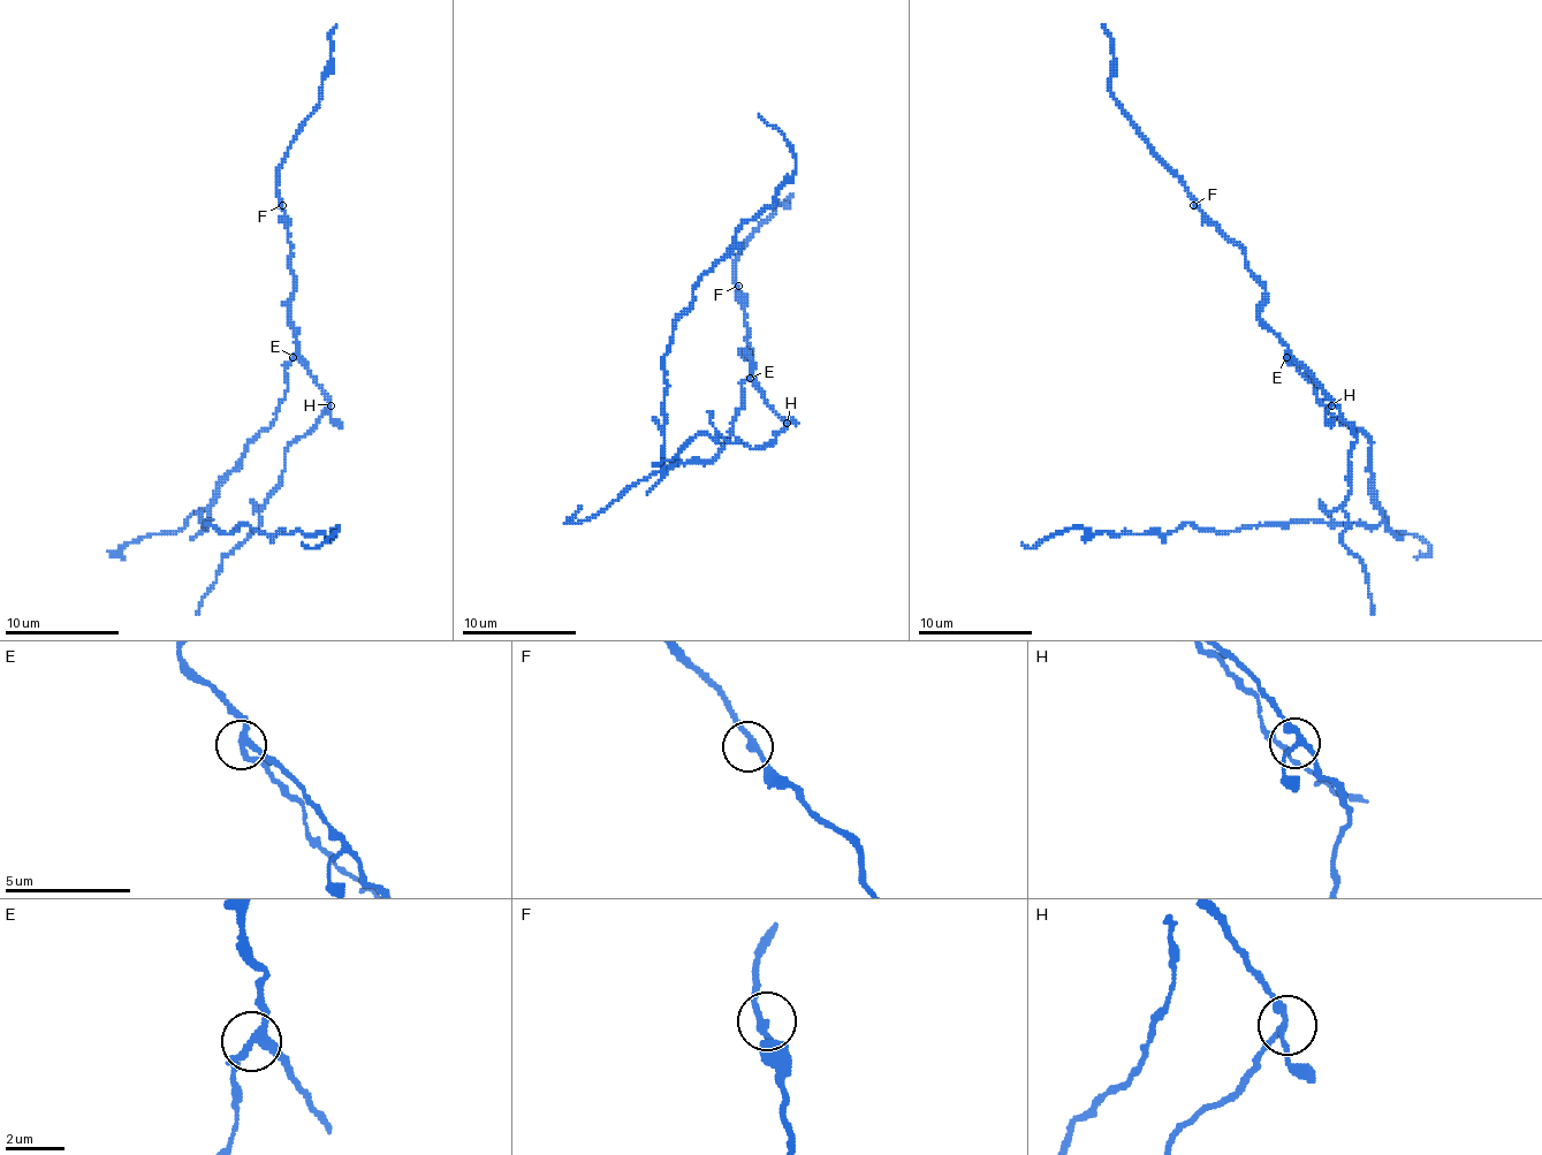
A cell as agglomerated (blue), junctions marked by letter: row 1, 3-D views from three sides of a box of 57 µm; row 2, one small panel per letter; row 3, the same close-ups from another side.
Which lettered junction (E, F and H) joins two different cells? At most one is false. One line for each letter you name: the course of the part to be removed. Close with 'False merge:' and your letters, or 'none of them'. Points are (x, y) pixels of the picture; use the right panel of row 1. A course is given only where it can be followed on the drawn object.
E: (1285, 356), (1368, 440), (1376, 525), (1297, 519), (1216, 534), (1187, 523), (1166, 534), (1081, 529), (1022, 542)
False merge: E

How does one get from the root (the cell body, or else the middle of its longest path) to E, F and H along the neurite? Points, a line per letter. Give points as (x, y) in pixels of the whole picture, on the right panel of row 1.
E: (1366, 437), (1339, 423), (1316, 396), (1314, 385), (1285, 356)
F: (1366, 437), (1339, 423), (1288, 359), (1288, 348), (1260, 317), (1266, 285), (1248, 267), (1245, 253), (1193, 205)
H: (1366, 437), (1339, 423), (1316, 396), (1314, 385), (1288, 359), (1293, 359), (1314, 379), (1331, 405)

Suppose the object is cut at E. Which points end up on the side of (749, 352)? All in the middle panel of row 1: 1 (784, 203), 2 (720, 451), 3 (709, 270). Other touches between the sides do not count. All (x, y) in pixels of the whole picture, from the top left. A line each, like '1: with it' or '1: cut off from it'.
1: with it
2: cut off from it
3: cut off from it

